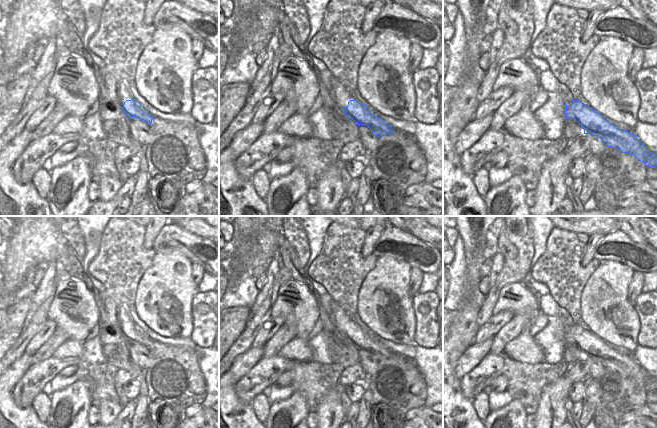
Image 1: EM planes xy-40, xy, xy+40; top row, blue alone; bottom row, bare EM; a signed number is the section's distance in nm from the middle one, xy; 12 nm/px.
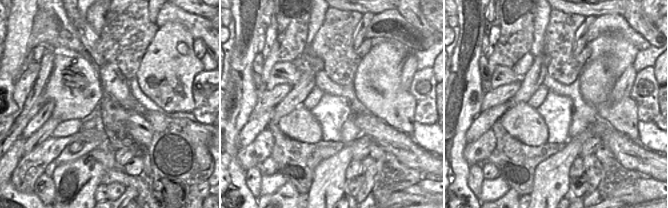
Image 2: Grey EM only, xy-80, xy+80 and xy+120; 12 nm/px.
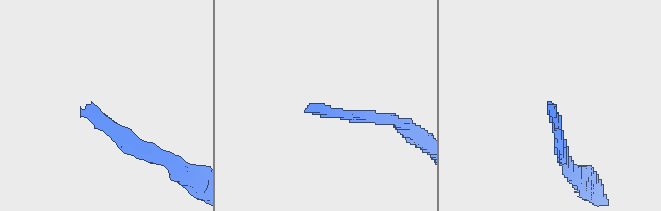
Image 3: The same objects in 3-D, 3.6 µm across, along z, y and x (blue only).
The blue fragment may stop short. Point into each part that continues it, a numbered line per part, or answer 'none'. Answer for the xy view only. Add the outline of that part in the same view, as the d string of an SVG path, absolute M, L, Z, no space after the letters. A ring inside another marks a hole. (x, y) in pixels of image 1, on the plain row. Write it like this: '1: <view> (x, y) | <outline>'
1: xy (342, 320) | M332 299L332 319L342 333L348 329L350 324L355 324L356 322Z

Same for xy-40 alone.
1: xy-40 (118, 315) | M108 296L102 300L102 304L110 323L120 331L123 331L126 324L132 323L128 308L115 297Z

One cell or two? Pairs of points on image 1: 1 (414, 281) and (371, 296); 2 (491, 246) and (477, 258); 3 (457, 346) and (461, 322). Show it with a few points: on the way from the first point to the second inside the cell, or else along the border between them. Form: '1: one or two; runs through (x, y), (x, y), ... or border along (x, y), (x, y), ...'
1: two; border along (412, 268), (409, 274), (409, 294), (411, 296)
2: two; border along (487, 231), (482, 254), (484, 257)
3: one; runs through (457, 340), (461, 334), (461, 328)

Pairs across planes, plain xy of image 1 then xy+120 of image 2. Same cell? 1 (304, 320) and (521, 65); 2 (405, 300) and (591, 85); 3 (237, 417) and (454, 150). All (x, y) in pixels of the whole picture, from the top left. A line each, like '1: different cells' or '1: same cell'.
1: different cells
2: same cell
3: same cell

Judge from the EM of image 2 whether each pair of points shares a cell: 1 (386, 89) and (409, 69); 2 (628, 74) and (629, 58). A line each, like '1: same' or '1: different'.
1: different
2: different

